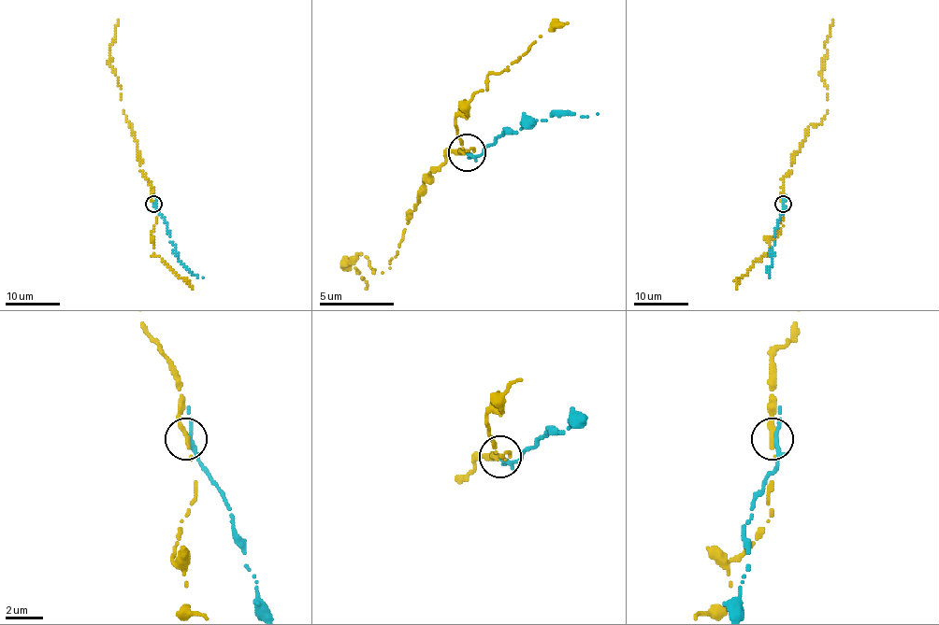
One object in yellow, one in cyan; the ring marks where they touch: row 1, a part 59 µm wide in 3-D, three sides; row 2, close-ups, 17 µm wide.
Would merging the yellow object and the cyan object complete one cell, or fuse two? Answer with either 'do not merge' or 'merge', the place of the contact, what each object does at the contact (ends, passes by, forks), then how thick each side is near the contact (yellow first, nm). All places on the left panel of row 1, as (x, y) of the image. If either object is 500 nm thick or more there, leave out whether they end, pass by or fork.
do not merge; place (153, 204); yellow ends; cyan passes by; calibres 360 and 240 nm

